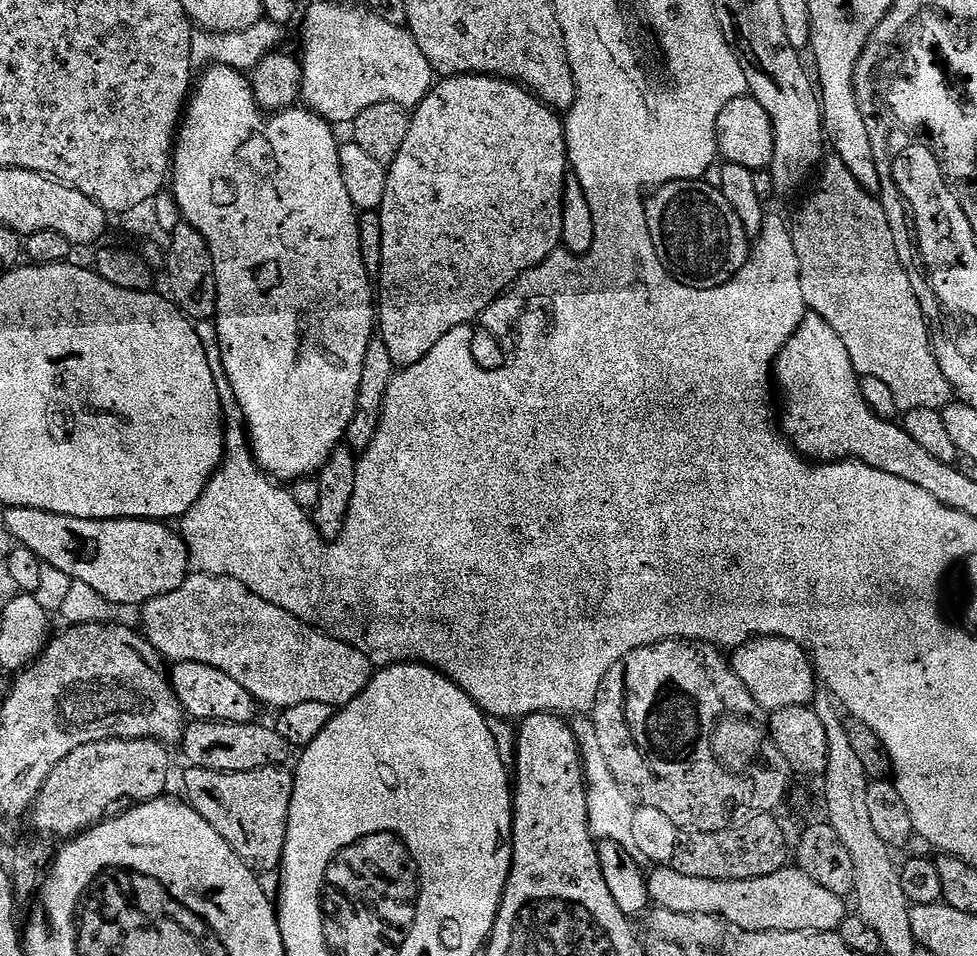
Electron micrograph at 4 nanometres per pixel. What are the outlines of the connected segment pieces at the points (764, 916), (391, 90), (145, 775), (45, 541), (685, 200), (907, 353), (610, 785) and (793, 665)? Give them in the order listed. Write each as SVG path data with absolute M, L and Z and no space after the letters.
M656 866L647 873L648 899L657 908L674 910L674 914L720 916L742 930L814 930L835 932L849 915L845 897L825 890L798 866L785 866L774 874L749 880L711 880L678 874L671 866Z
M312 4L308 8L308 13L306 12L307 8L303 13L303 16L305 16L304 52L302 51L302 63L304 66L304 91L302 93L302 100L311 111L315 112L317 116L322 117L322 119L327 120L329 124L333 126L339 126L339 124L344 124L344 126L351 125L352 121L358 118L358 114L362 114L362 110L366 110L378 102L394 102L412 110L415 109L417 104L421 104L428 97L429 92L432 91L434 87L432 67L426 58L426 54L422 54L418 42L413 38L407 27L399 28L398 26L394 26L364 6L361 6L361 8L347 8L344 4Z
M103 740L78 746L74 754L66 754L66 758L54 766L30 809L36 832L52 838L71 838L100 823L106 816L104 808L119 800L143 802L163 797L172 772L168 752L158 740Z
M8 508L2 519L19 547L29 548L41 562L62 570L72 581L86 582L86 586L98 590L102 598L115 604L142 606L147 600L178 590L190 575L188 548L184 545L183 535L159 520L87 520L33 508Z
M701 178L661 184L652 194L656 196L649 195L644 201L646 226L650 230L654 250L658 250L658 258L674 279L698 290L710 290L730 282L750 259L750 250L748 252L750 234L742 226L742 218L738 218L734 206L726 202L719 187L715 183L707 184L708 182L707 179Z
M835 158L825 159L822 167L819 169L819 176L820 185L813 190L812 197L801 206L800 213L796 216L796 221L793 219L790 224L792 237L794 238L794 254L798 254L802 298L804 299L805 309L809 313L826 318L826 322L830 322L830 326L834 326L834 330L842 338L842 342L846 342L846 350L850 350L850 362L854 362L854 370L861 378L866 376L878 378L880 381L886 382L886 386L890 386L890 391L893 392L901 413L906 413L910 410L944 409L945 406L953 403L954 393L950 382L946 382L946 374L942 374L942 366L938 366L936 350L932 345L934 332L928 329L931 328L930 321L926 318L926 314L922 314L922 306L918 306L918 294L914 294L914 286L910 286L910 278L908 277L905 261L898 258L898 250L894 246L894 234L890 230L890 222L886 218L886 210L880 205L879 199L873 193L865 190L858 182L858 178L854 178L854 174L850 172L850 166L846 166L846 162Z
M573 719L571 725L572 733L580 743L580 756L584 759L584 781L588 784L588 825L592 839L597 842L602 840L618 842L618 846L626 846L628 852L635 853L634 814L637 805L628 792L622 790L618 778L614 778L614 770L610 770L606 757L602 755L602 746L598 742L598 734L591 719Z
M757 636L735 649L730 663L734 674L738 674L746 690L750 690L754 702L769 714L786 706L808 706L815 701L818 677L809 653L801 644L777 636Z

